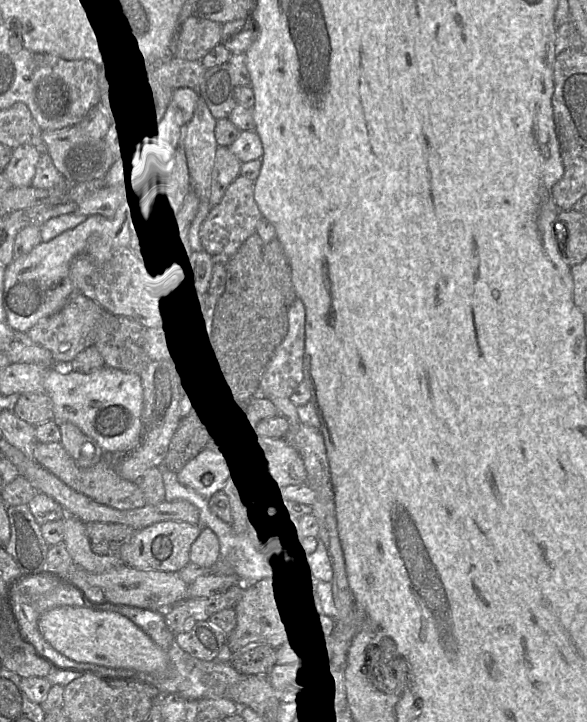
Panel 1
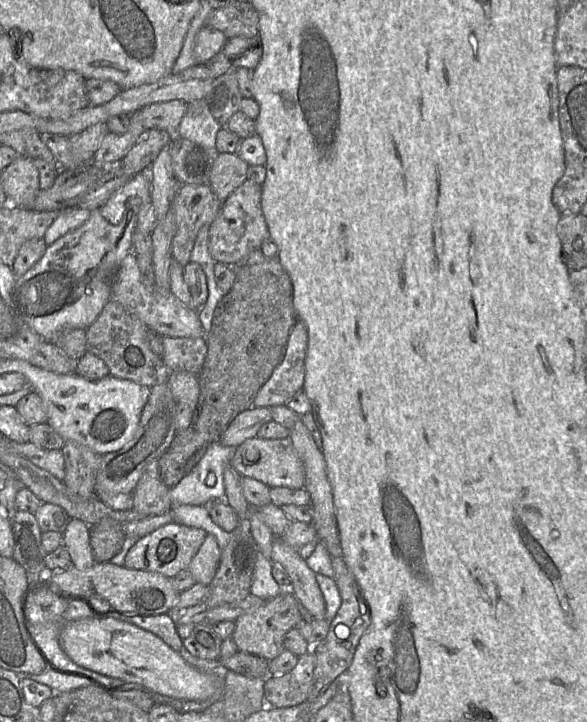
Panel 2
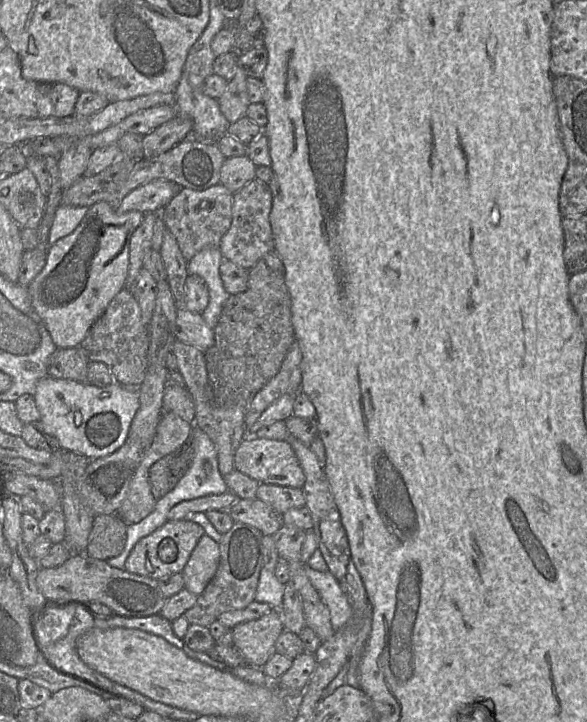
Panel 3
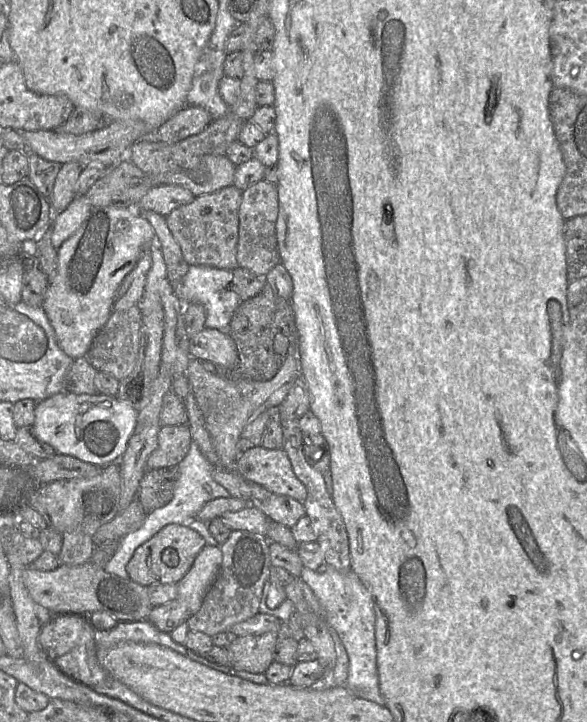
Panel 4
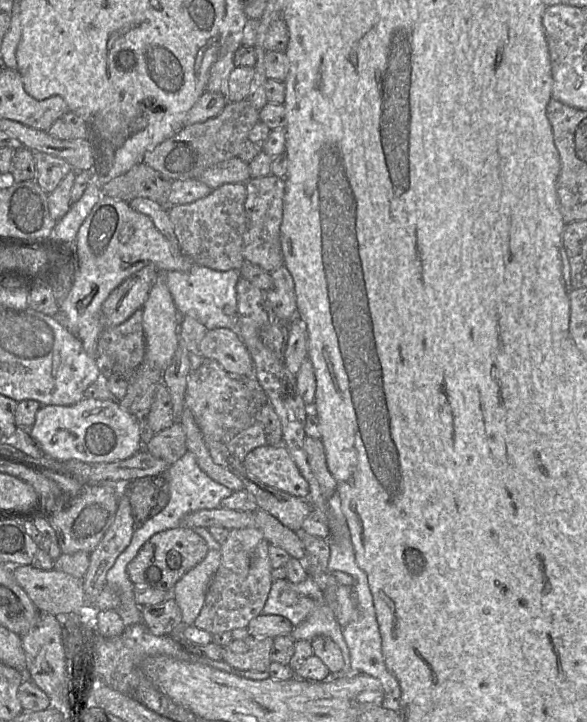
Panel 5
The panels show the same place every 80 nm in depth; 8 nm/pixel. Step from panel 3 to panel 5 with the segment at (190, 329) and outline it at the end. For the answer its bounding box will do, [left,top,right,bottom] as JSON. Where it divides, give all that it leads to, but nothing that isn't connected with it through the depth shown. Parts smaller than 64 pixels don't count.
[198,330,254,377]

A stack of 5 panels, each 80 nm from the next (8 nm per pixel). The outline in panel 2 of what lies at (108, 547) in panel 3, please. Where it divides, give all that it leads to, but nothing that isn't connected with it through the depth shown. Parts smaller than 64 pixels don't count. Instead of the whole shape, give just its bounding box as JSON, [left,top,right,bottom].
[90,519,125,562]

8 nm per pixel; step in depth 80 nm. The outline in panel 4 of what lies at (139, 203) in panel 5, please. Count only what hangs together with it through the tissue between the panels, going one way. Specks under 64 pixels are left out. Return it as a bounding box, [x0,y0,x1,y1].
[140,210,189,289]

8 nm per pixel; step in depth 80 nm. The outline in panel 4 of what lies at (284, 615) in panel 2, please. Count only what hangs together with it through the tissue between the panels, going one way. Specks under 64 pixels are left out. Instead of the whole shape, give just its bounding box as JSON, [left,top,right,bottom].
[227,632,278,674]

